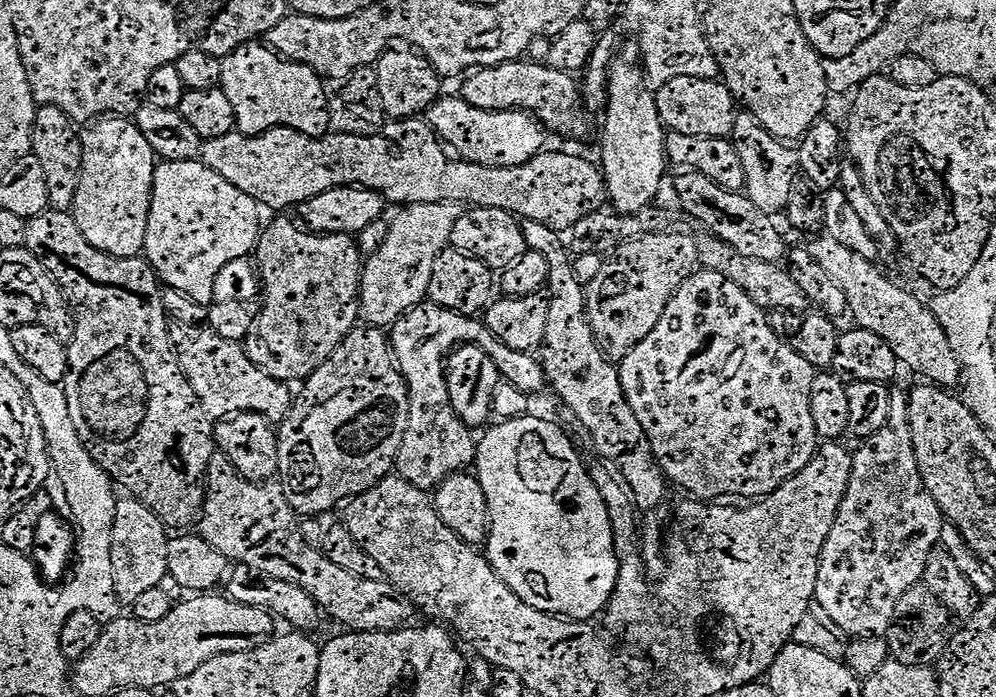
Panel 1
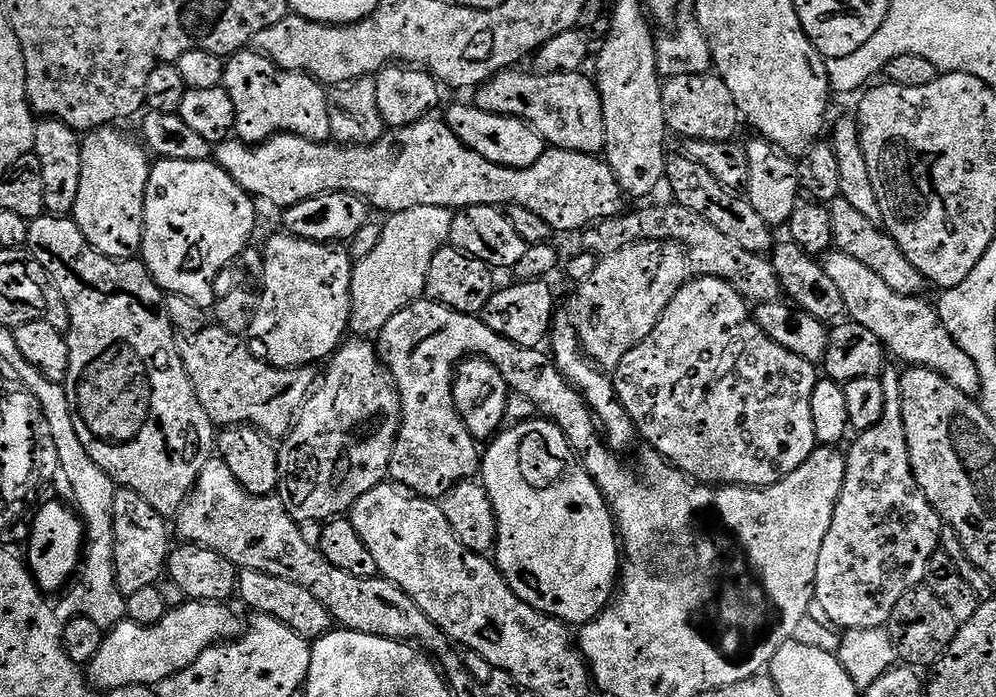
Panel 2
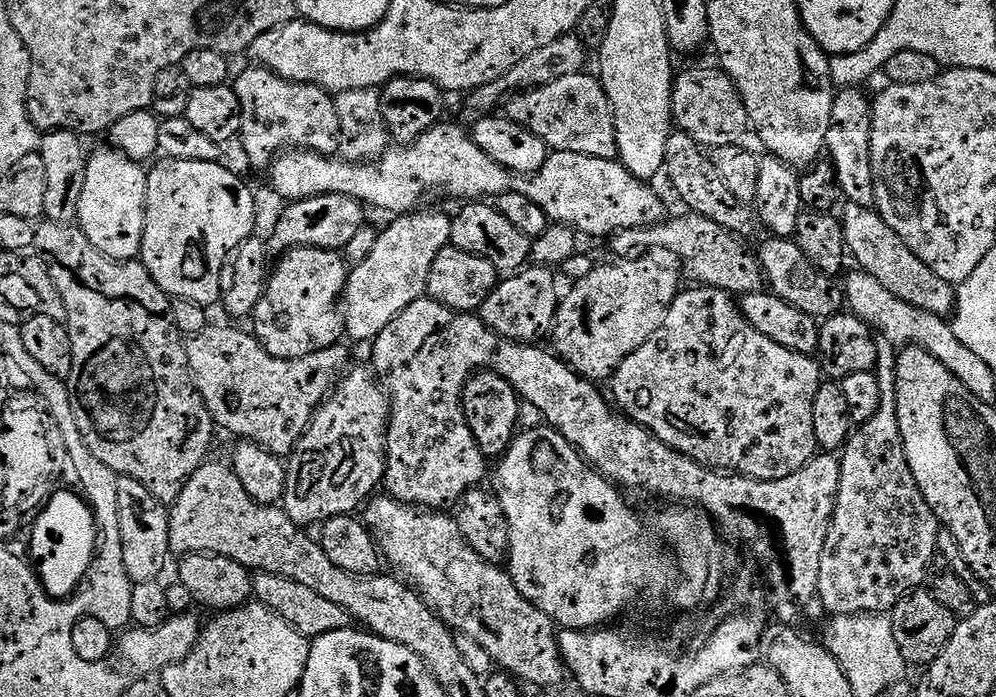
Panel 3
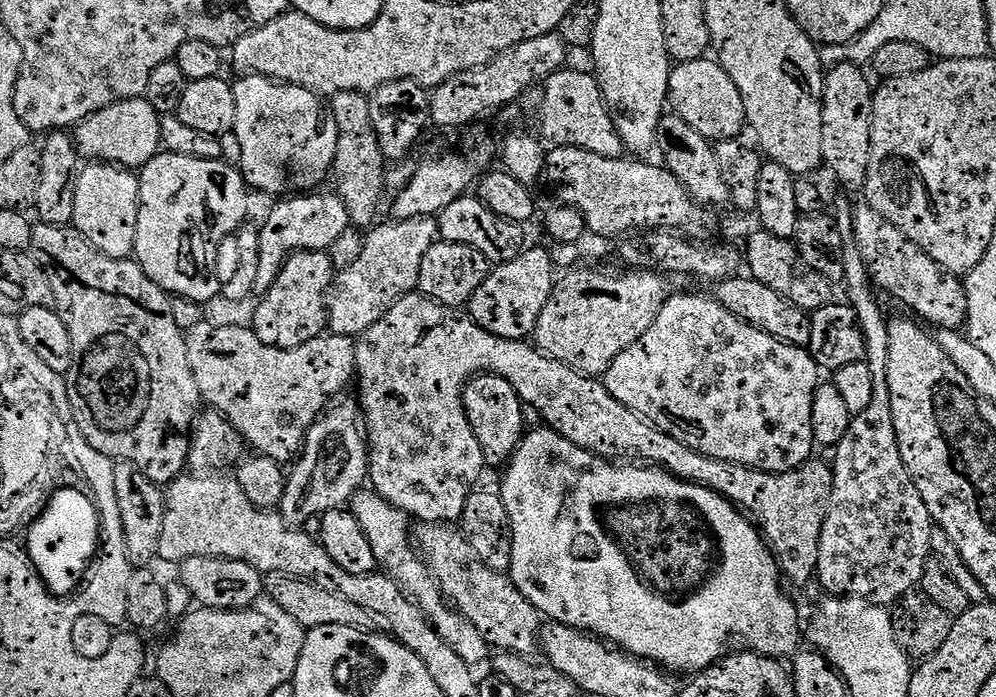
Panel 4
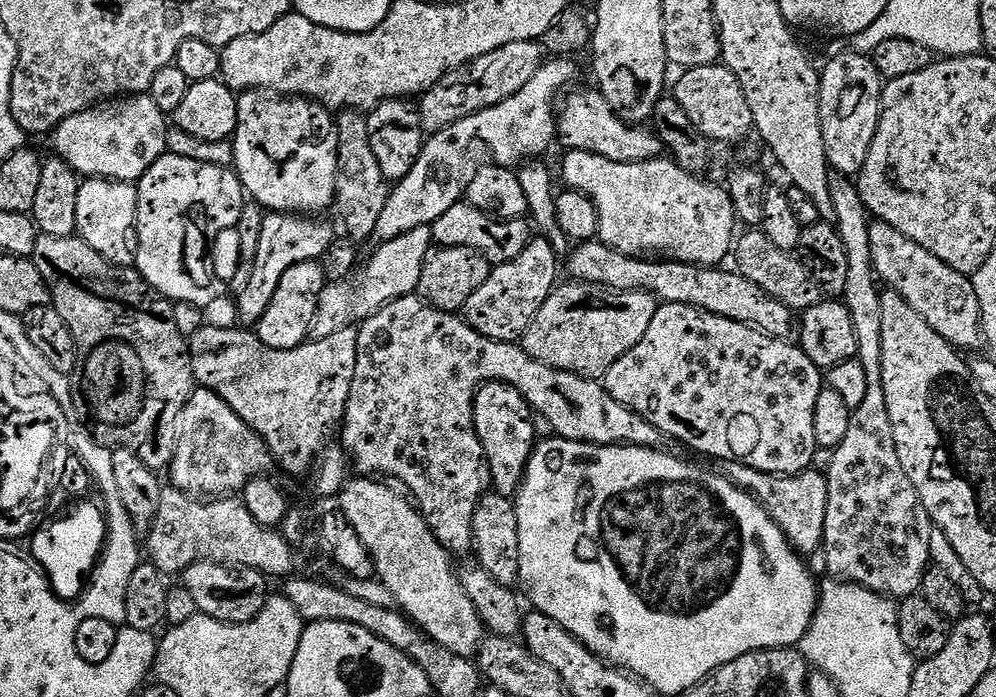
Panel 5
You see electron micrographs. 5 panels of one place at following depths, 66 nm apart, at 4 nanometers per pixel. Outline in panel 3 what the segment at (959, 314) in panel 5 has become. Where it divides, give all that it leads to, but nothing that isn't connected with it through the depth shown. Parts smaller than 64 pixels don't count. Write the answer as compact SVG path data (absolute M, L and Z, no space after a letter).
M845 203L840 213L844 245L847 253L856 260L861 271L870 274L889 290L890 294L934 313L947 317L955 309L955 289L948 281L938 279L937 275L900 238L886 226L875 209L867 209Z

